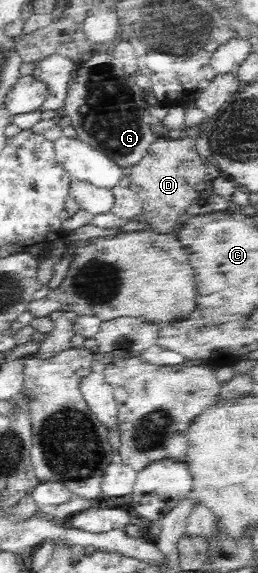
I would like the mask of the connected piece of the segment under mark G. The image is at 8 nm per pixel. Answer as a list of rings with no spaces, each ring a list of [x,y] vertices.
[[[95,50],[83,56],[81,61],[82,66],[72,82],[66,104],[60,111],[61,115],[69,117],[81,142],[89,144],[93,150],[103,152],[123,168],[137,166],[158,138],[153,134],[152,125],[146,119],[148,110],[144,106],[144,100],[147,92],[137,86],[134,76],[123,74],[121,60],[115,58],[110,50]]]

